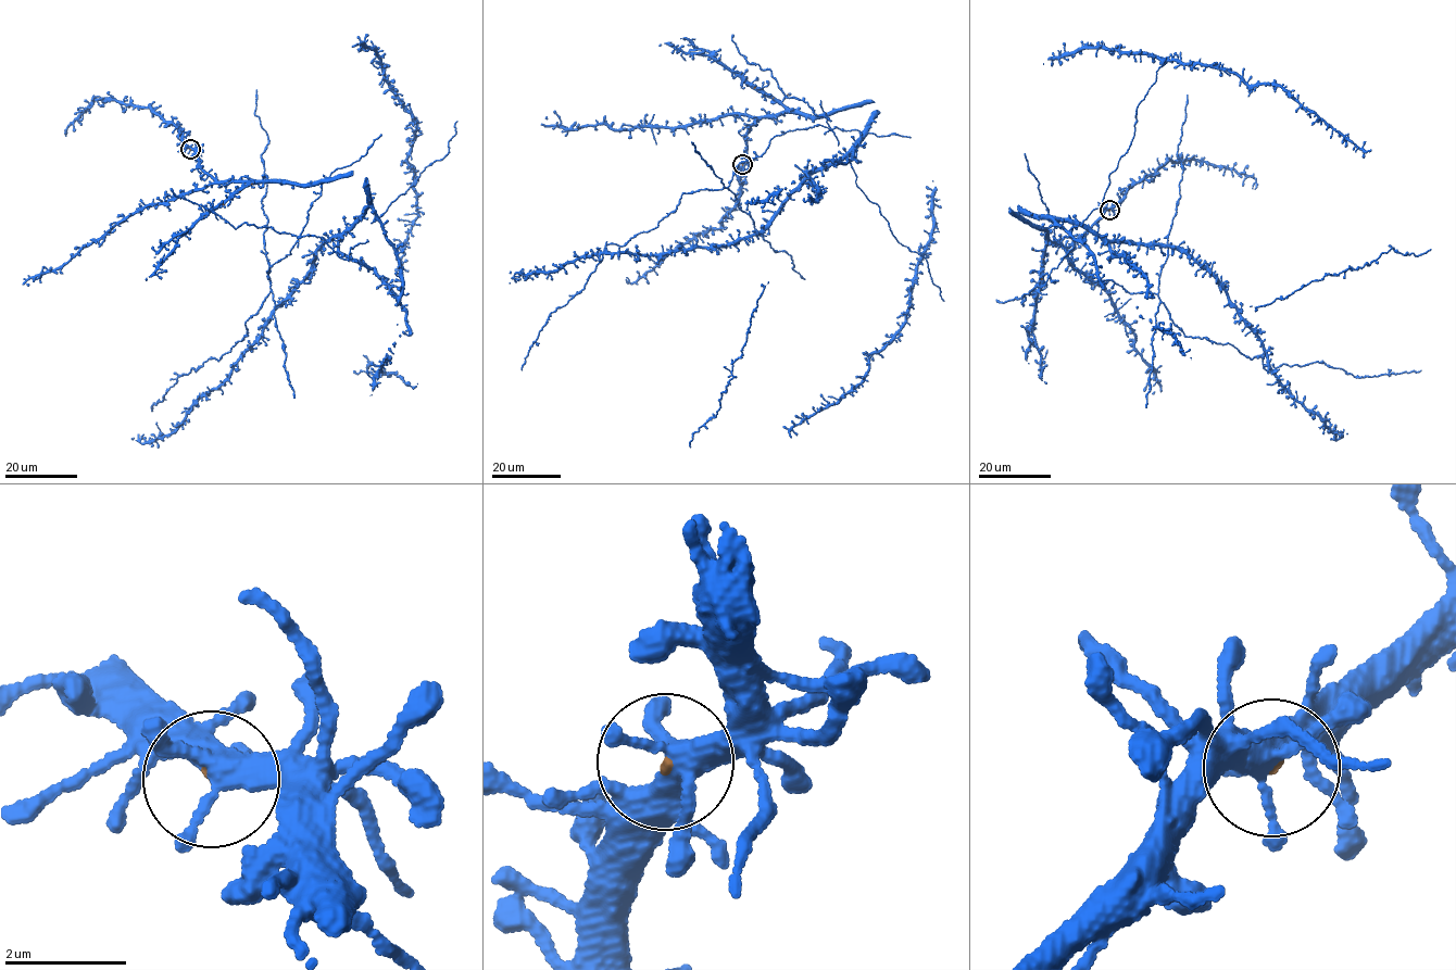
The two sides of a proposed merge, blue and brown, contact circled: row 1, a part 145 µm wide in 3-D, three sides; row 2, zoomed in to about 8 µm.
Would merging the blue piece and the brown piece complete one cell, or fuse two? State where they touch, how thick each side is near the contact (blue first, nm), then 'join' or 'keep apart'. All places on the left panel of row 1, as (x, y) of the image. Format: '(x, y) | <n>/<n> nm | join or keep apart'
(190, 149) | 360/70 nm | join

